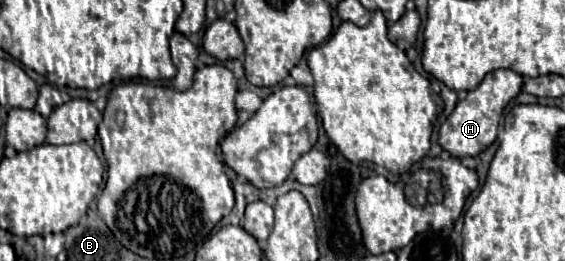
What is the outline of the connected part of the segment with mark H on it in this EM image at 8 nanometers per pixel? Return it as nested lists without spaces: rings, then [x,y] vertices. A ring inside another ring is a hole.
[[[497,69],[497,71],[491,71],[489,75],[485,75],[485,79],[473,91],[469,91],[465,99],[461,99],[457,103],[453,113],[441,125],[439,145],[445,151],[449,151],[453,157],[459,157],[459,159],[467,157],[467,155],[475,157],[477,153],[487,149],[497,139],[499,117],[501,117],[505,105],[513,97],[517,97],[517,93],[521,91],[521,85],[523,85],[521,75],[511,69]]]

